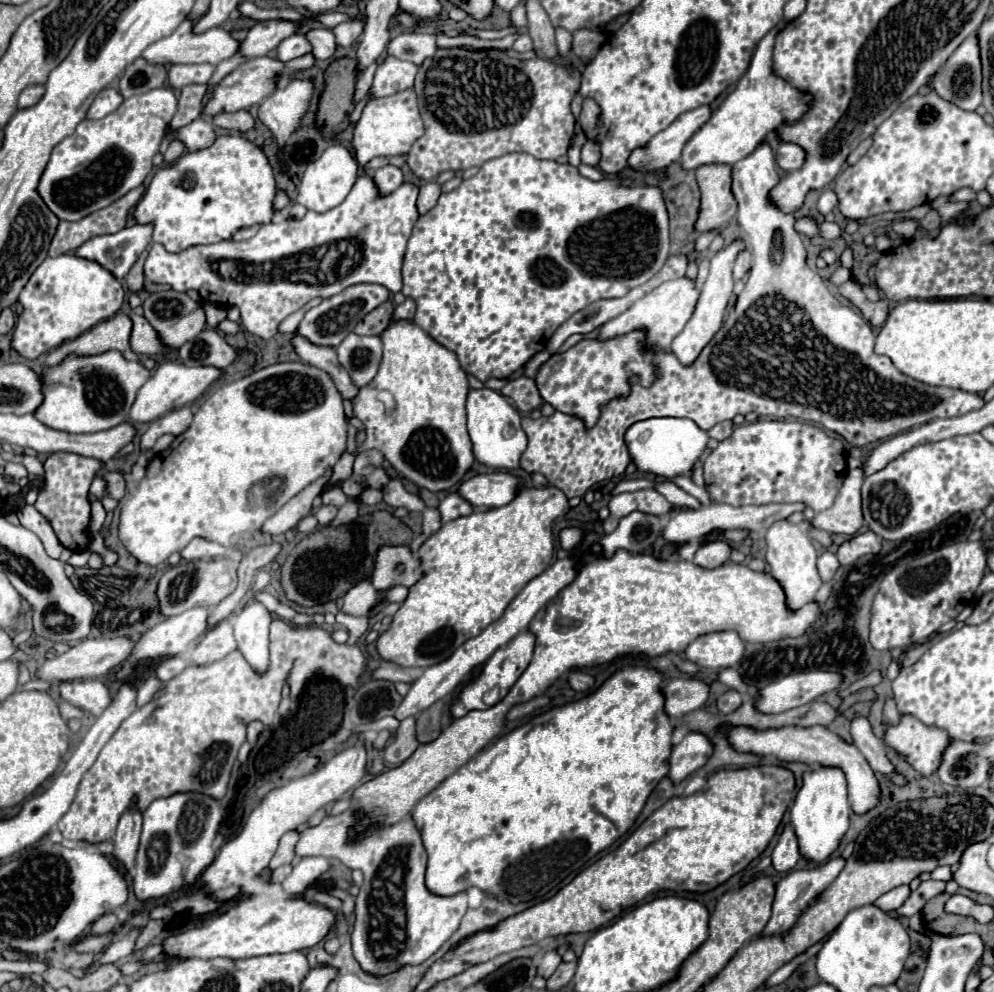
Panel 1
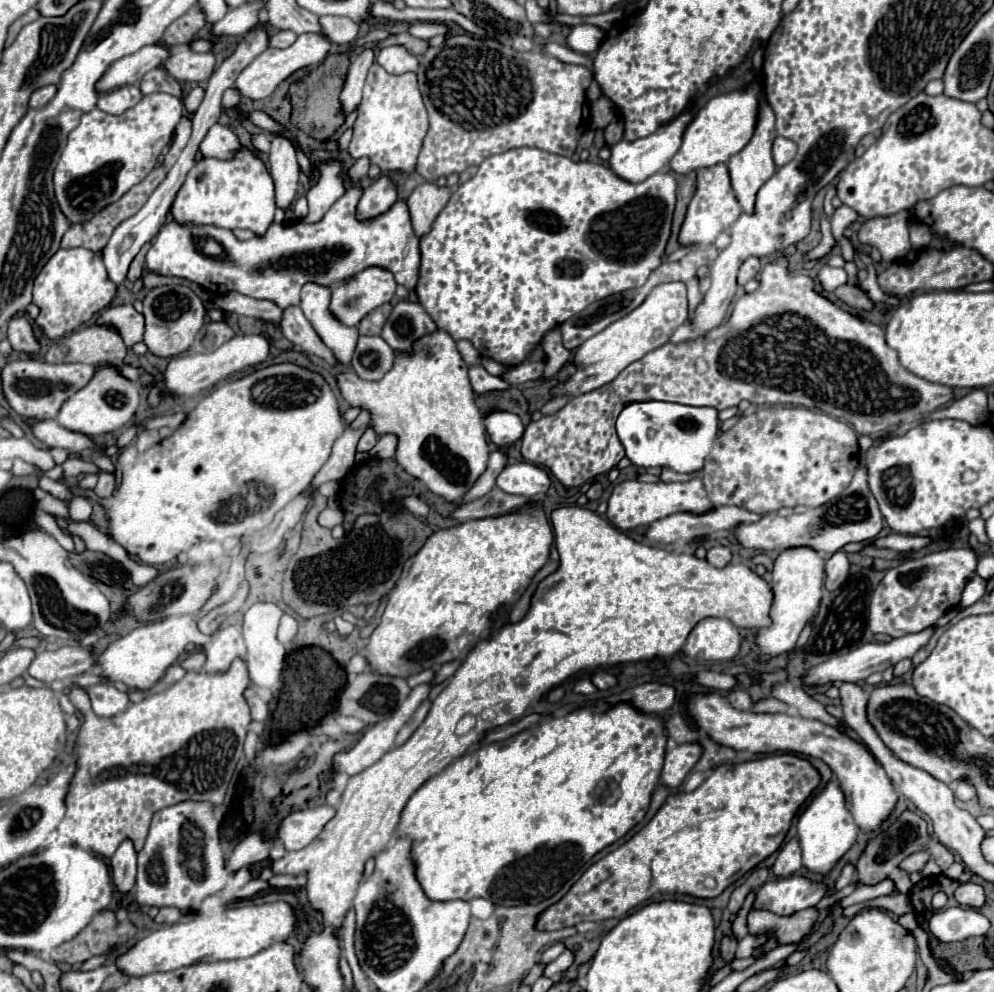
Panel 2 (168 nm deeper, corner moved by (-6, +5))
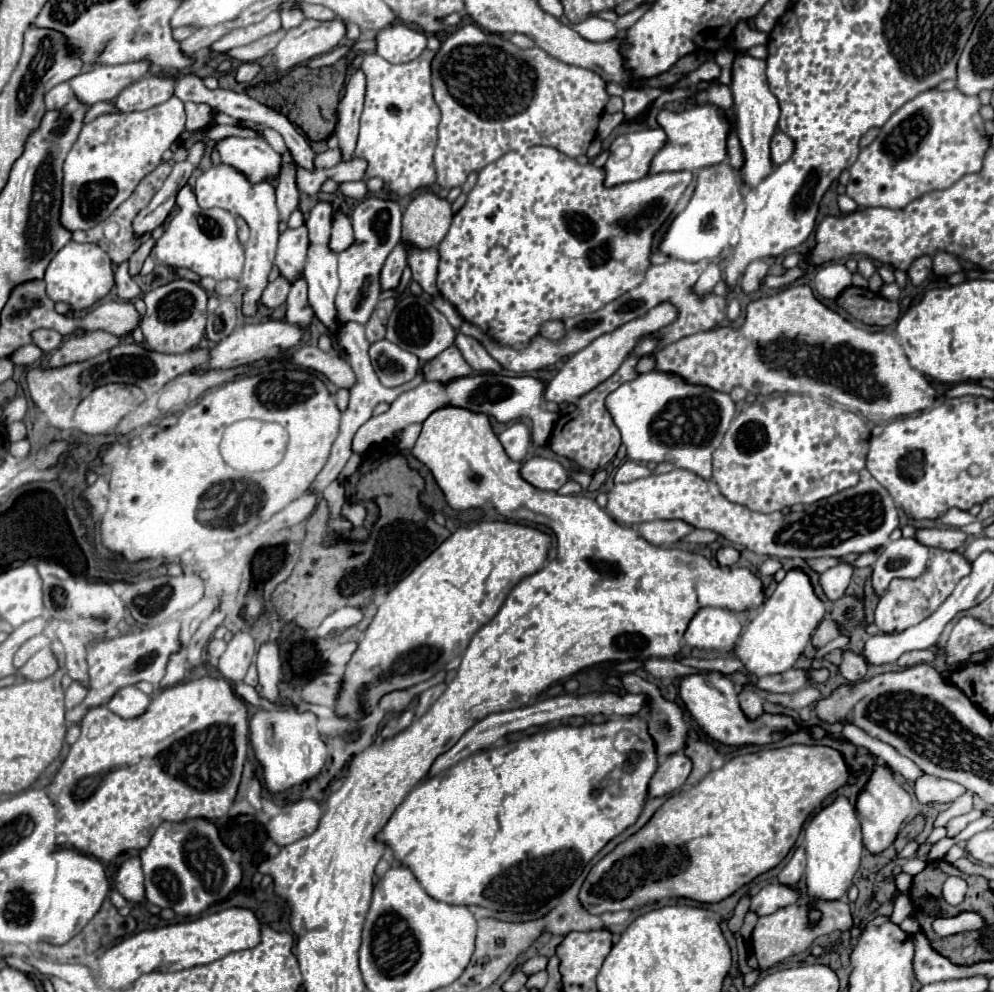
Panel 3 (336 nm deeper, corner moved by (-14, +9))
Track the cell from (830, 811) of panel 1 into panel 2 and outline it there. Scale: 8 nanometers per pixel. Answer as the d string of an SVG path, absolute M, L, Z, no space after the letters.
M830 780L826 788L816 794L806 810L798 818L798 840L802 848L802 864L810 872L830 872L834 864L844 856L844 852L856 842L858 826L854 824L852 814L846 808L846 800L842 794L842 788L836 780Z

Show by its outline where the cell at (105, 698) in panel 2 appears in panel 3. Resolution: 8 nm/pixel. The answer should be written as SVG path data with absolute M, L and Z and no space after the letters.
M126 686L116 692L116 696L108 702L108 708L116 712L120 718L138 718L150 706L150 696L146 696L136 686Z

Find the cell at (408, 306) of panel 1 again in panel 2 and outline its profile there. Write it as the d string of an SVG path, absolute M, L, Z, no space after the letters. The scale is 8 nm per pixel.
M400 300L382 328L382 338L394 350L406 352L410 350L414 340L434 330L436 330L434 320L428 316L428 312L418 302Z

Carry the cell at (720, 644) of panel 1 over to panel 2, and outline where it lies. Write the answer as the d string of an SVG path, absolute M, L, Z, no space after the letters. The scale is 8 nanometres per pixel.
M704 618L690 632L684 652L696 660L732 660L740 652L742 636L730 620Z

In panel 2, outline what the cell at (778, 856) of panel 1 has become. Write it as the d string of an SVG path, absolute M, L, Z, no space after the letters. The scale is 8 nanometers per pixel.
M792 838L778 854L774 862L774 874L776 876L792 876L792 872L800 870L802 866L802 850L798 844L798 838Z

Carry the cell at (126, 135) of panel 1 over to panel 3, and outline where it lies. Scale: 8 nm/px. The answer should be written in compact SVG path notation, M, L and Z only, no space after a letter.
M172 96L168 102L154 106L144 112L130 114L102 114L96 120L84 124L76 144L68 152L64 160L64 184L62 184L62 208L60 222L66 230L90 230L96 222L106 220L138 186L138 182L148 176L160 162L162 154L176 142L180 132L184 130L186 112L182 100Z

